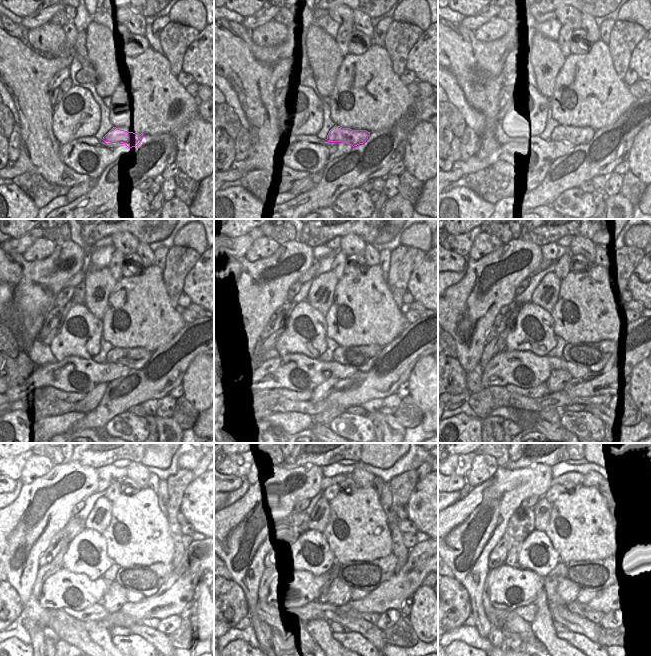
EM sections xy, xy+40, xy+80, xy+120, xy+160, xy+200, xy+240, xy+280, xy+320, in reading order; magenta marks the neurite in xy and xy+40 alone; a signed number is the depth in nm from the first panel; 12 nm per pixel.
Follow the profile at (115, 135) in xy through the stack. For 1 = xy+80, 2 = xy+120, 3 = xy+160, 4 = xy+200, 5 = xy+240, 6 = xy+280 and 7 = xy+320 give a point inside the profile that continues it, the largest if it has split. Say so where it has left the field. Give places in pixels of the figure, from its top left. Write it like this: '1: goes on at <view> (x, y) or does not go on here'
1: goes on at xy+80 (576, 135)
2: goes on at xy+120 (134, 358)
3: goes on at xy+160 (362, 358)
4: goes on at xy+200 (593, 356)
5: goes on at xy+240 (146, 580)
6: goes on at xy+280 (367, 576)
7: goes on at xy+320 (595, 574)

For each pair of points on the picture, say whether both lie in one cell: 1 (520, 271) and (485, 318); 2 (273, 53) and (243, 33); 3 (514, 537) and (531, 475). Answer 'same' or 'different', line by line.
1: same
2: same
3: different

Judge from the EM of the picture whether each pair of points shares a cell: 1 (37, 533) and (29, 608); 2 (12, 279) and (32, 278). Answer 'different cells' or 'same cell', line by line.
1: different cells
2: different cells

